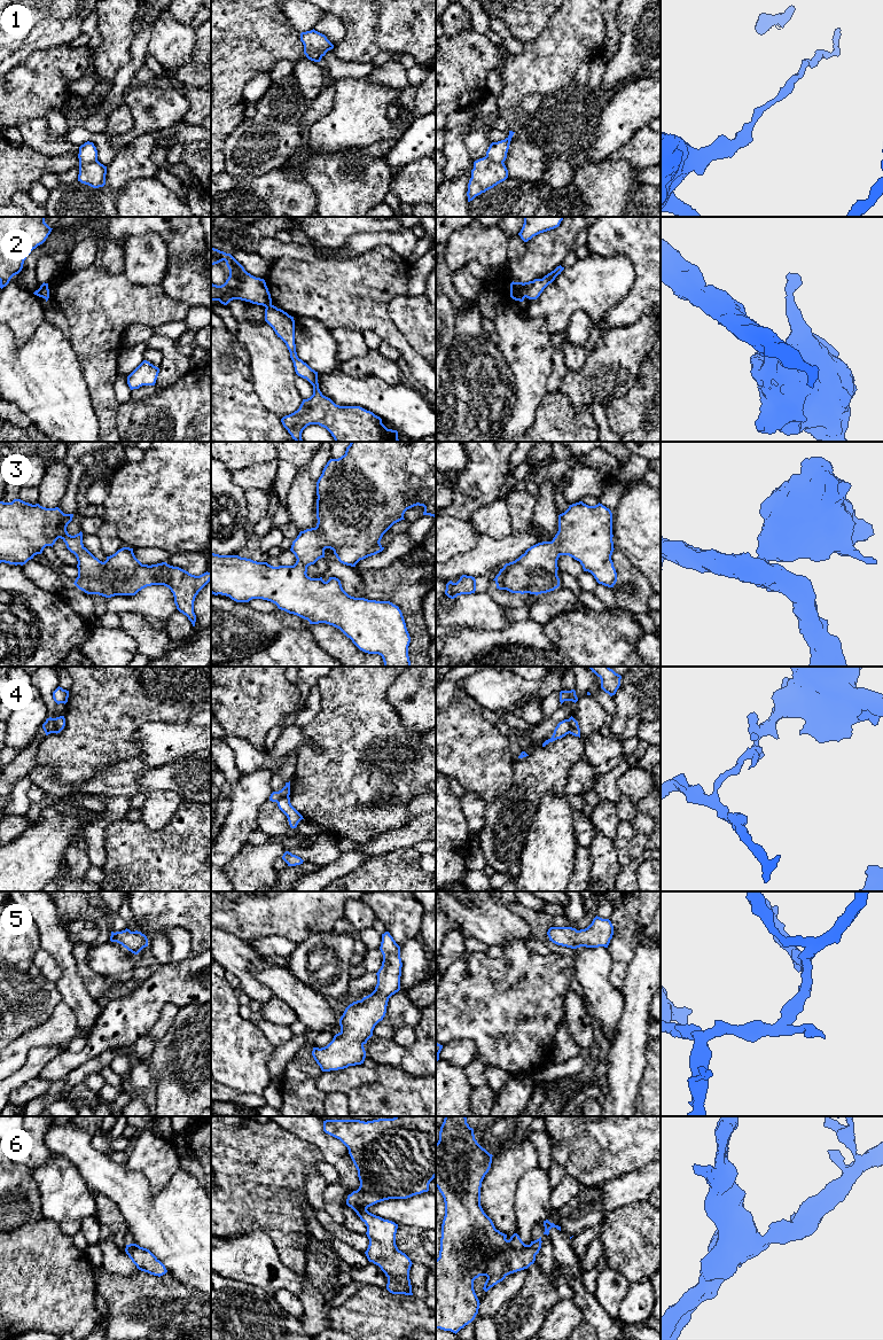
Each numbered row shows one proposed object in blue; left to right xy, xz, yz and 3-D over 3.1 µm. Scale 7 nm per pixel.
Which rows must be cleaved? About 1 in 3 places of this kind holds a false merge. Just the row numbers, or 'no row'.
1, 2, 4

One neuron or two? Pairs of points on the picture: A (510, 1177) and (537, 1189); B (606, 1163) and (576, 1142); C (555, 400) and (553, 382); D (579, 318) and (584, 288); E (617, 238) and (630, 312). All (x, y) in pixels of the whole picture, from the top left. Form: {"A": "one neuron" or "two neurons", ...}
{"A": "two neurons", "B": "one neuron", "C": "two neurons", "D": "two neurons", "E": "one neuron"}

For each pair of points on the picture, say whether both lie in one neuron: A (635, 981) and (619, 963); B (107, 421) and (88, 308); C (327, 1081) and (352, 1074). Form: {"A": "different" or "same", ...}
{"A": "different", "B": "same", "C": "same"}

